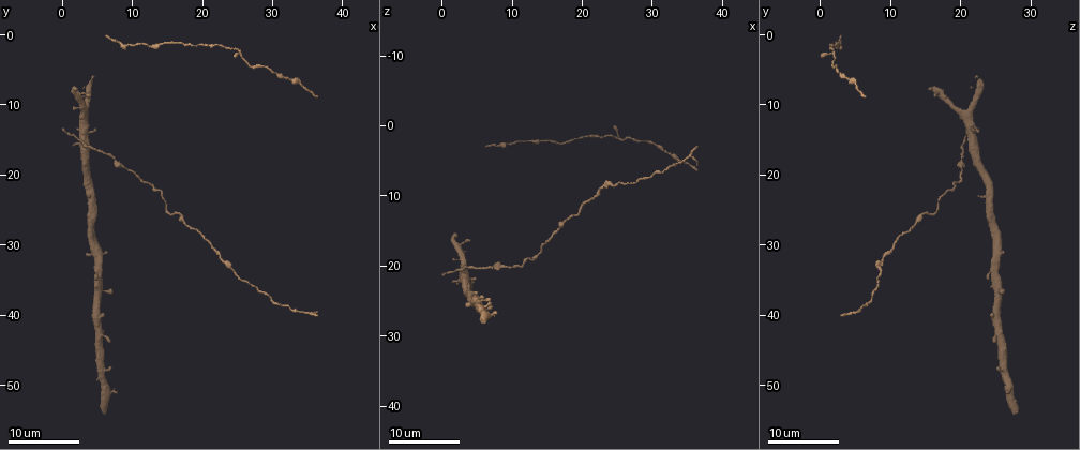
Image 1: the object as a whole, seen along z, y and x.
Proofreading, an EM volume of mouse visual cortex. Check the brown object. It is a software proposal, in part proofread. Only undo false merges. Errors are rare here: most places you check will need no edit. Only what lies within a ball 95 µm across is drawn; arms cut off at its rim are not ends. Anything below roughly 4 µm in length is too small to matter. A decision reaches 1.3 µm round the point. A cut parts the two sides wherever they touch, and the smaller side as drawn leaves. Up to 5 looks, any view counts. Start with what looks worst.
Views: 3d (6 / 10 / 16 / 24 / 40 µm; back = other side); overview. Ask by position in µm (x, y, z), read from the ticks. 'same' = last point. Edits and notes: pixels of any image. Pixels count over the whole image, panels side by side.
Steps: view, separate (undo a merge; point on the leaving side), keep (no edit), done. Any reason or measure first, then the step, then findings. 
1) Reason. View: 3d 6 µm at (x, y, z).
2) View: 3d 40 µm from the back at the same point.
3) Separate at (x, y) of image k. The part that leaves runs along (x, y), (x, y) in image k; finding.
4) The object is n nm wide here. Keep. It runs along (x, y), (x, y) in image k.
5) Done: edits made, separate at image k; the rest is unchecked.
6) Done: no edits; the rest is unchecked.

Thick turns thin. View: 3d 16 µm at (27.5, 36.5, 8.0).

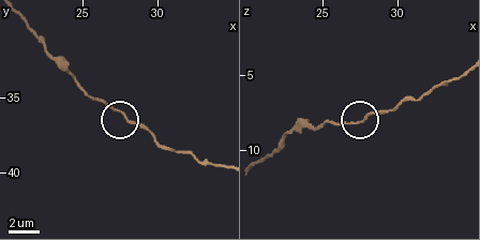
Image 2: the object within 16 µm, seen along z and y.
View: 3d 6 µm at (27.8, 36.4, 7.8).

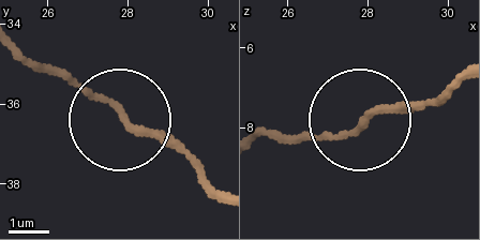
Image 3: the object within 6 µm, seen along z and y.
Keep. It runs along (21, 46), (165, 138), (203, 176) in image 3; one neuron here.

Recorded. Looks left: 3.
Calibre changes. View: 3d 24 µm at (28.5, 5.0, 2.0).

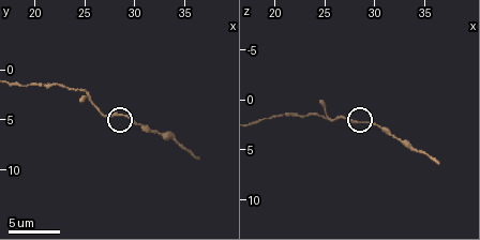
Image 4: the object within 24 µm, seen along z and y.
Closer look. View: 3d 6 µm at (28.4, 4.2, 2.2).

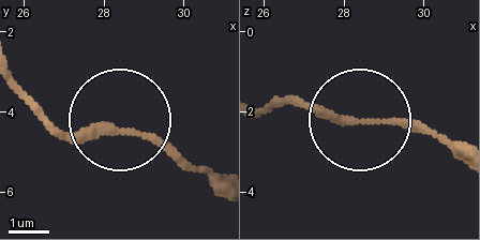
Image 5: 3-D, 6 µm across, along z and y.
Keep. It runs along (257, 110), (288, 103), (452, 140) in image 5; all the same neuron.

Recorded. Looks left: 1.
View: 3d 10 µm at (32.0, 6.4, 3.6).

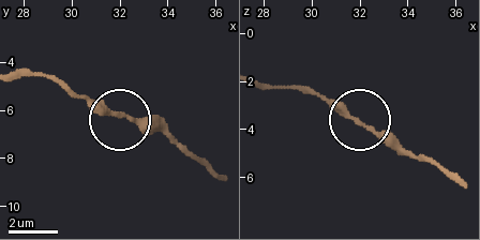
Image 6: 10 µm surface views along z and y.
The object is 210 nm wide here. Keep. It runs along (261, 83), (316, 92), (406, 154) in image 6; all the same neuron.

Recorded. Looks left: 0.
Done: no edits; the rest is unchecked.

